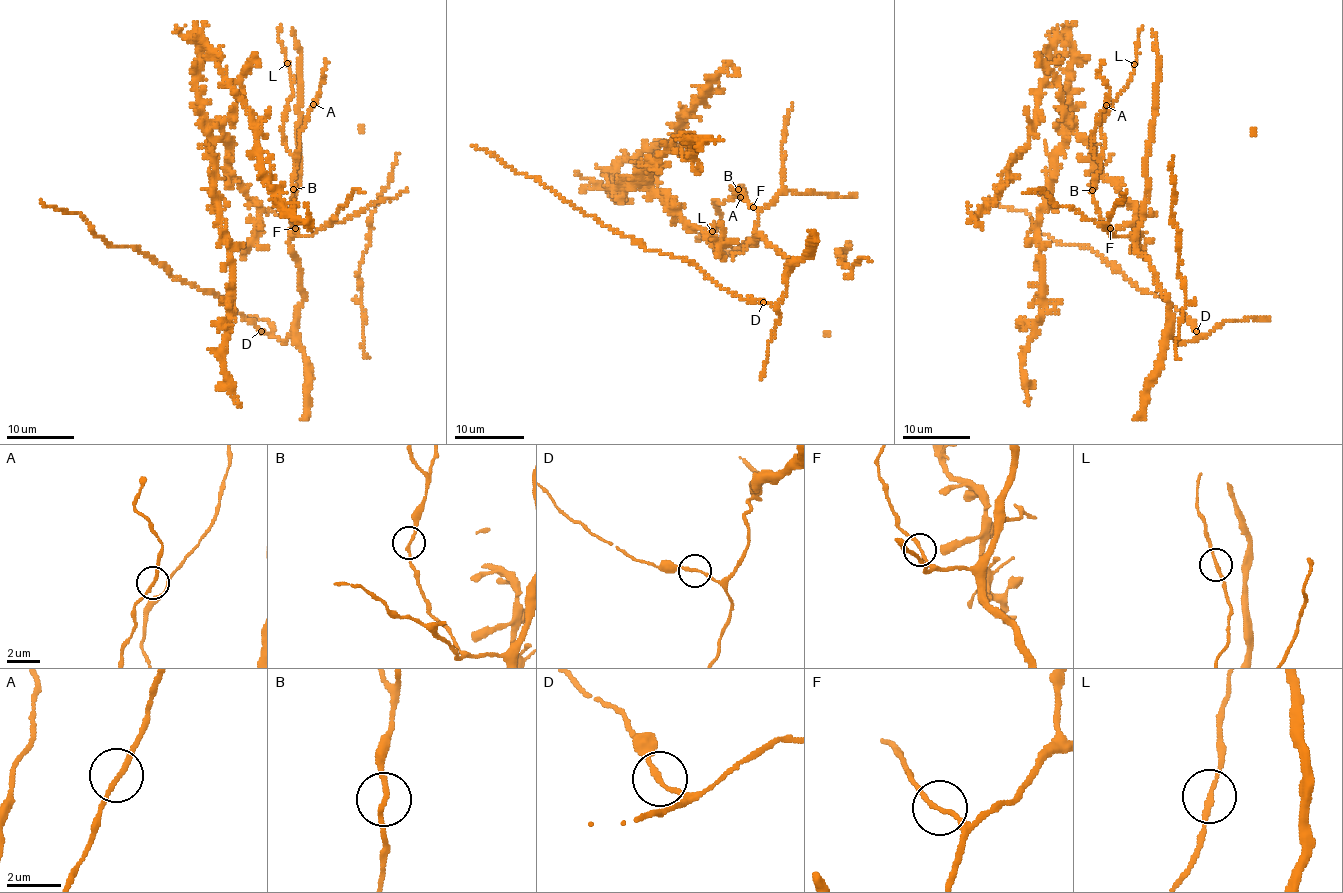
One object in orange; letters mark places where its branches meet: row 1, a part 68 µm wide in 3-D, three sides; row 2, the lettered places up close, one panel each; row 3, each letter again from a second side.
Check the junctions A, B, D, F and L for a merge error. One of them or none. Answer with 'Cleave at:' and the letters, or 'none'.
Cleave at: none

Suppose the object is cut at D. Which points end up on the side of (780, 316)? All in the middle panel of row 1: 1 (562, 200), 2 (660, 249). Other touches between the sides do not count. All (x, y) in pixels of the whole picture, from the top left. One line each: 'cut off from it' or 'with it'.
1: cut off from it
2: cut off from it

